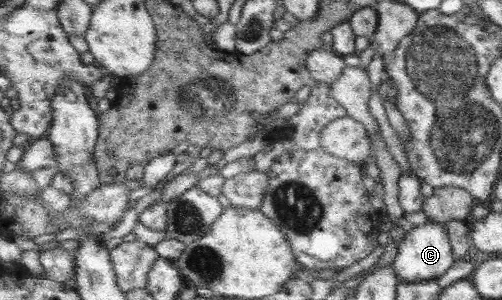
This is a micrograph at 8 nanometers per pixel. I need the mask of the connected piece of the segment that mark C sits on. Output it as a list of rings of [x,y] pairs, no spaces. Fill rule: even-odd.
[[[427,220],[411,229],[398,244],[398,254],[392,263],[393,271],[403,283],[423,283],[423,281],[439,280],[454,266],[456,256],[447,235],[446,224]]]

